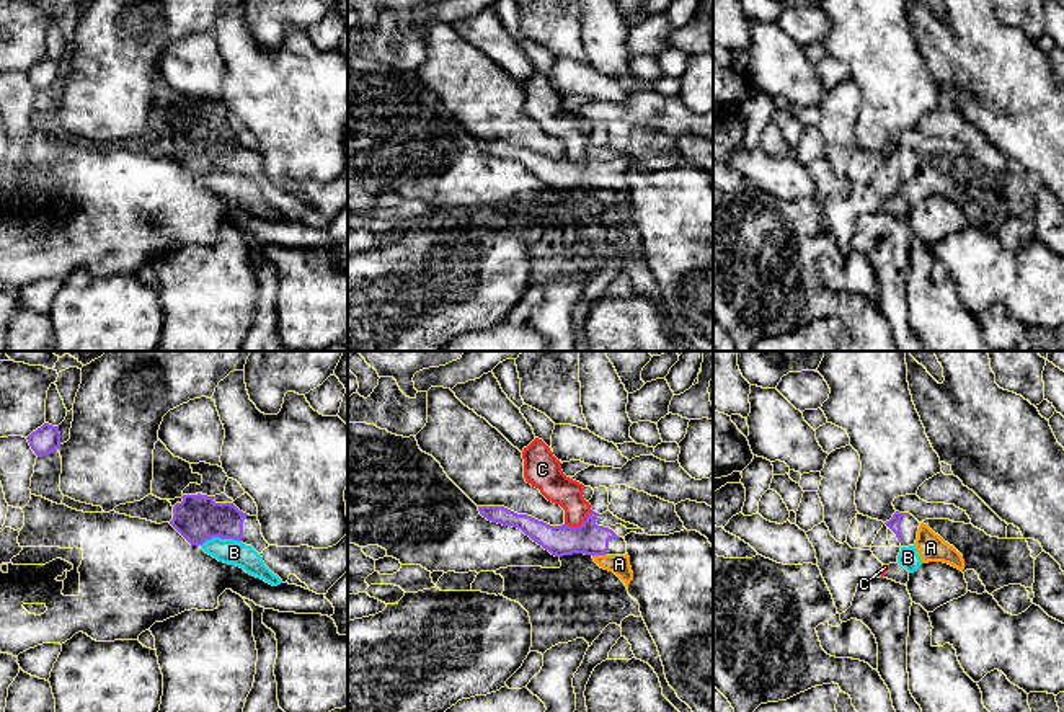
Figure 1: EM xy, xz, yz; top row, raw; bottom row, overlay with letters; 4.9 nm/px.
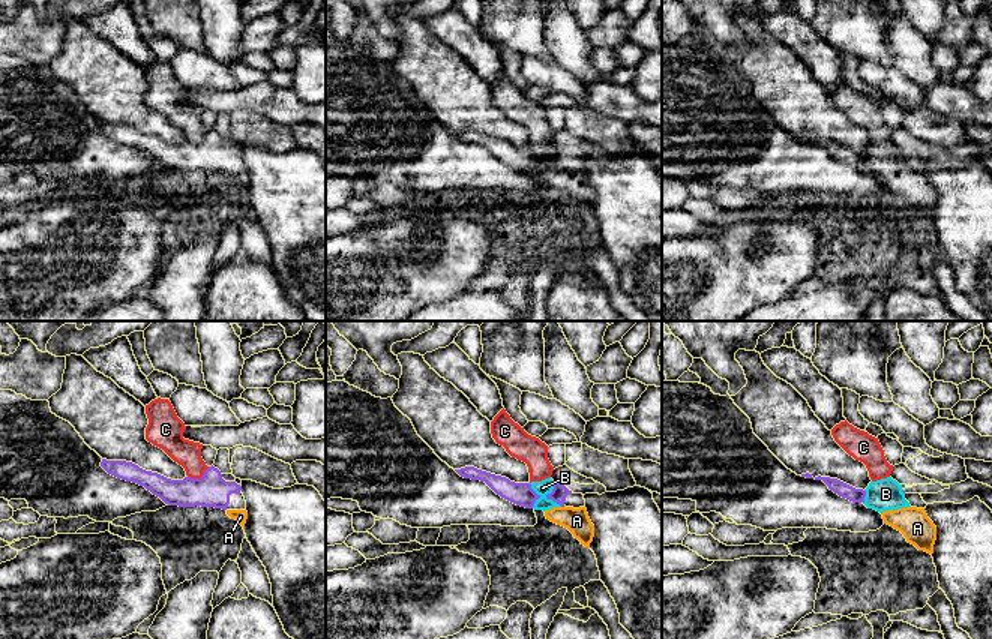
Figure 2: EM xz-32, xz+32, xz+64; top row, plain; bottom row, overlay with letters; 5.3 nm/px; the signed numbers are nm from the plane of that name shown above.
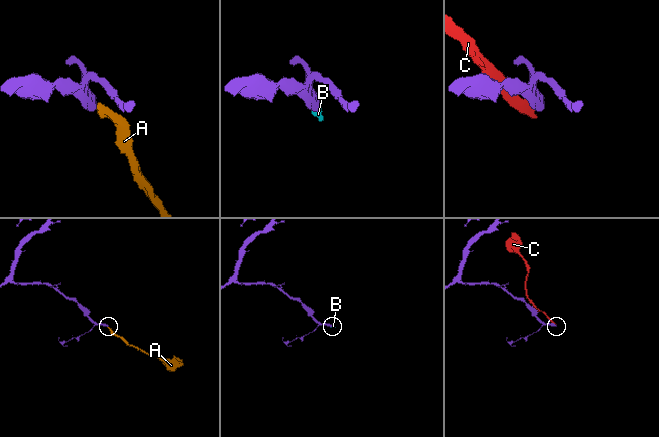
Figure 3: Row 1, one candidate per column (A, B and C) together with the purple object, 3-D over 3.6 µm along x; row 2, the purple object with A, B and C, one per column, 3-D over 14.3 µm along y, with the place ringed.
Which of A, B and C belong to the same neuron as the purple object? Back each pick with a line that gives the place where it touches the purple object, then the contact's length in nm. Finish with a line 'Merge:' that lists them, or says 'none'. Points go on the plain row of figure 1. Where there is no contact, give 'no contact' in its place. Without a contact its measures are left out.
Merge: none

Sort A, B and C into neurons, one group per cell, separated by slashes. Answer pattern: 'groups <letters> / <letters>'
groups A B C

